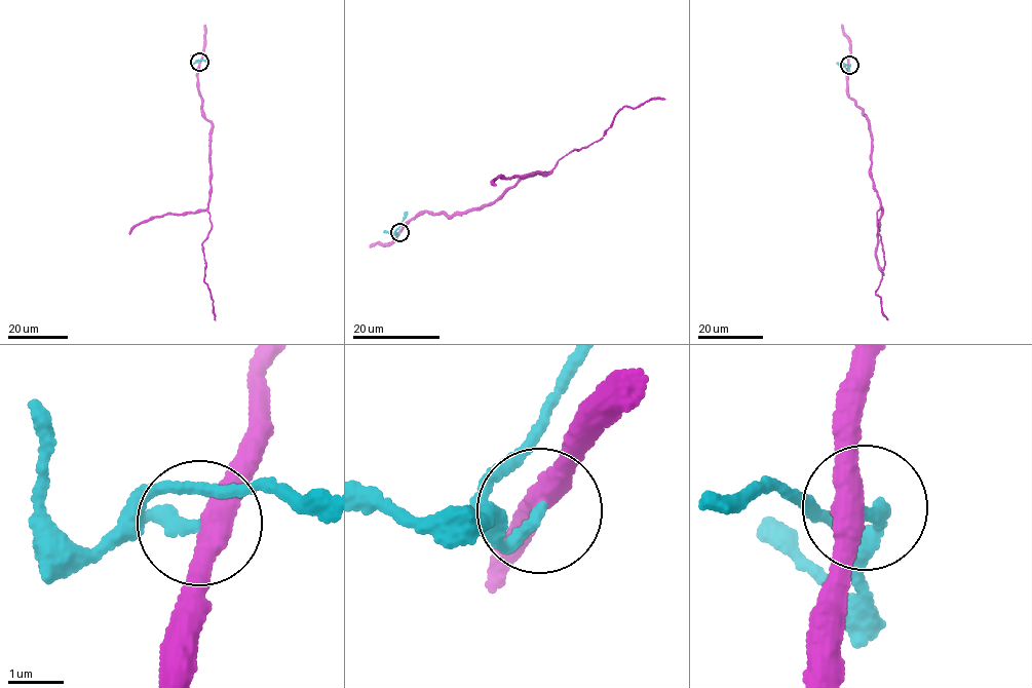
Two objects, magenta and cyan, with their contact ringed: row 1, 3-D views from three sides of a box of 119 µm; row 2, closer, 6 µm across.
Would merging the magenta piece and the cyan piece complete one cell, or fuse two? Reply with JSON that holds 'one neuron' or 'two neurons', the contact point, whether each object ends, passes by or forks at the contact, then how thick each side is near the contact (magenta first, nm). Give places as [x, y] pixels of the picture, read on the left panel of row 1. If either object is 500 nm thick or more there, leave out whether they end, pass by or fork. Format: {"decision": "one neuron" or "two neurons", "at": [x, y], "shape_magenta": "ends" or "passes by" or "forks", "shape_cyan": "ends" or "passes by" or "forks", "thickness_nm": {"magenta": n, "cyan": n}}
{"decision": "two neurons", "at": [199, 62], "shape_magenta": "passes by", "shape_cyan": "ends", "thickness_nm": {"magenta": 420, "cyan": 220}}

